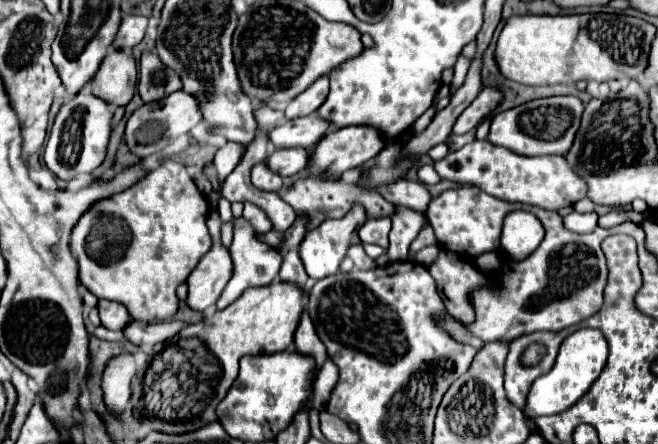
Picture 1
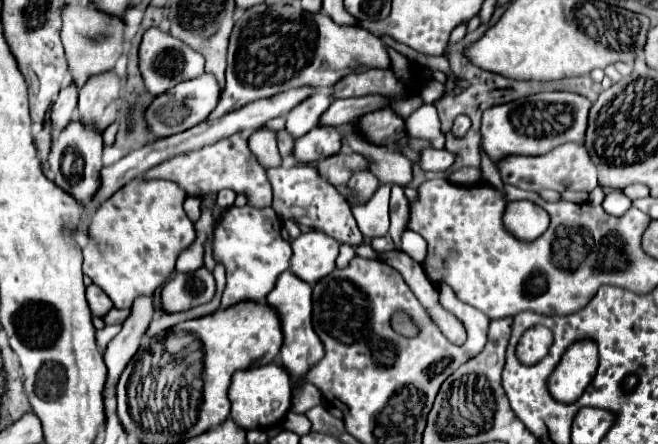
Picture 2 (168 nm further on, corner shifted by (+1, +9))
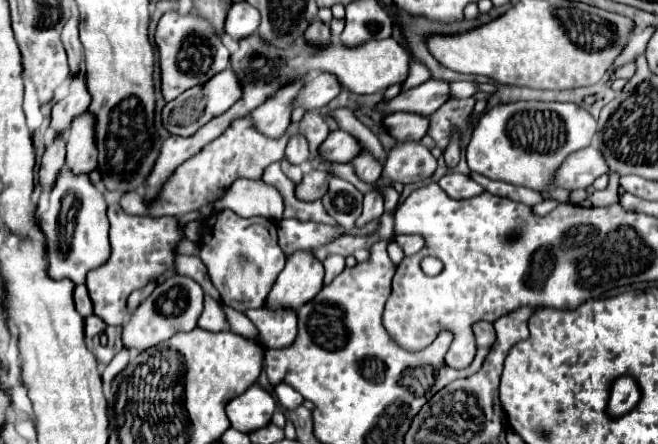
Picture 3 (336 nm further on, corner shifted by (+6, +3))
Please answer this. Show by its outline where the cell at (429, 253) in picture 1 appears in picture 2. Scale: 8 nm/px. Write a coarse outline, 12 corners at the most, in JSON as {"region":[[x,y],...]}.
{"region":[[410,229],[402,235],[400,249],[418,263],[428,255],[428,243]]}

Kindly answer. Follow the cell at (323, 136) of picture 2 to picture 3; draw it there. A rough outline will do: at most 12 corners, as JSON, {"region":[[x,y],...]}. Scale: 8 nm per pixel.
{"region":[[333,131],[321,145],[323,159],[349,163],[361,143],[345,131]]}

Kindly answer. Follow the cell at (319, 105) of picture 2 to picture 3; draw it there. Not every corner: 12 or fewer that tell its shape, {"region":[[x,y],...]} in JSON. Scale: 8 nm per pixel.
{"region":[[291,137],[285,159],[293,165],[309,159],[307,139]]}

